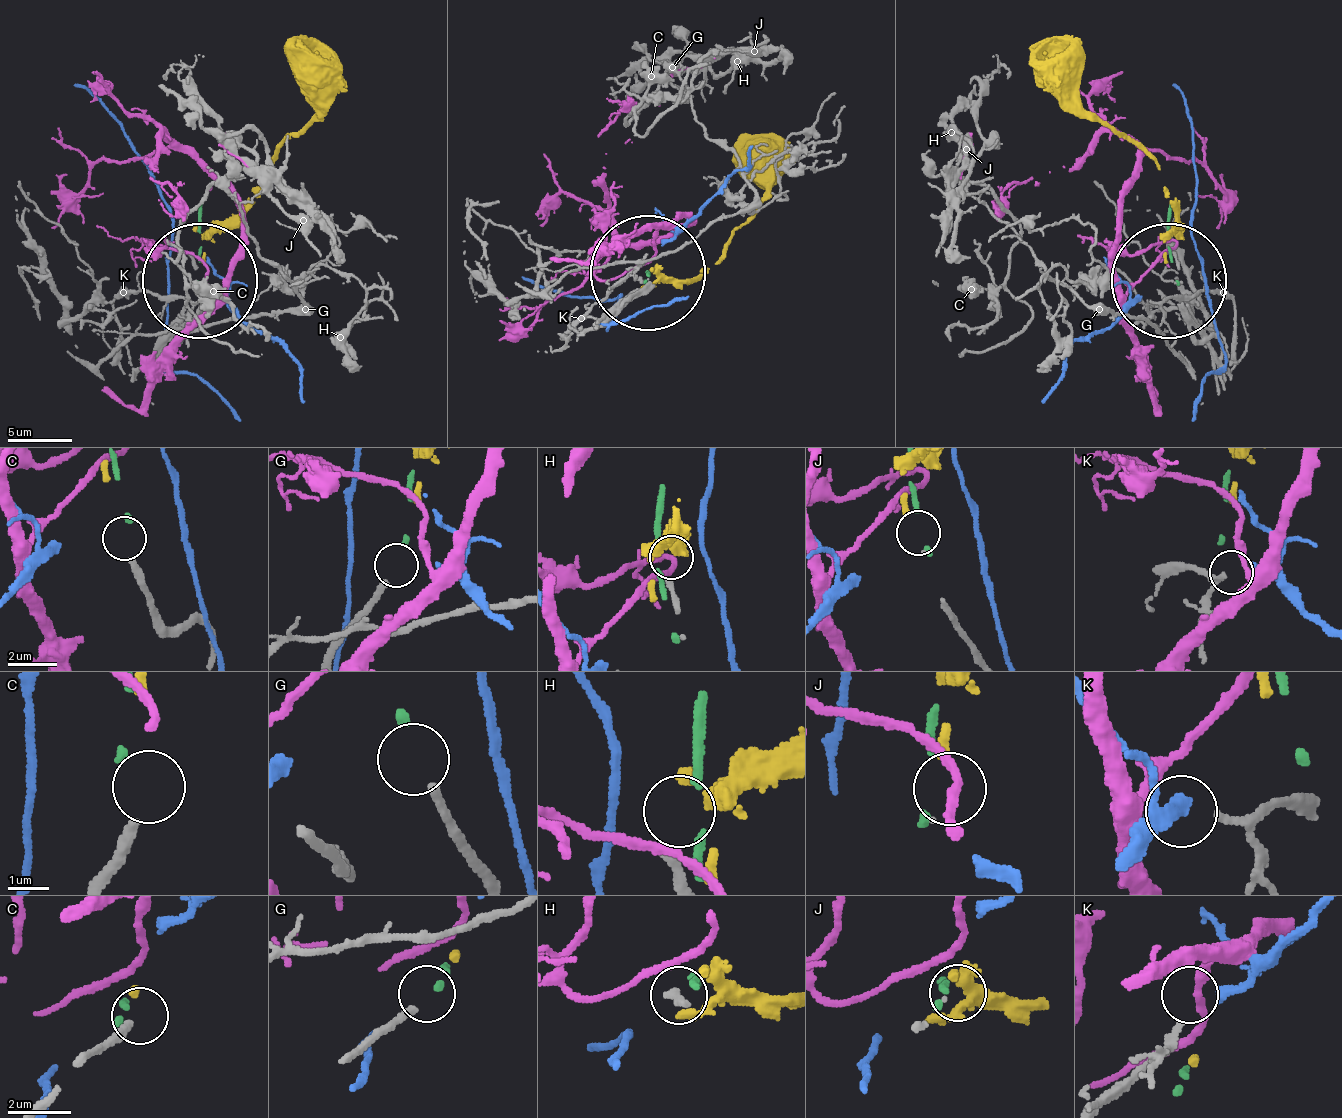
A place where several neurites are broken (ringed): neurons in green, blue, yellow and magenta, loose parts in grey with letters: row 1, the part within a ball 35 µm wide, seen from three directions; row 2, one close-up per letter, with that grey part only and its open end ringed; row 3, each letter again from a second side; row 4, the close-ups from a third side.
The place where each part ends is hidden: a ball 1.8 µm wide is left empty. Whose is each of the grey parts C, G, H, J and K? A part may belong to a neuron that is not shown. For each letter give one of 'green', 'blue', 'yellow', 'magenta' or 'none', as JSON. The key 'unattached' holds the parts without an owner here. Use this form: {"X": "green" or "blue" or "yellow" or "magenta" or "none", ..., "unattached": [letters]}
{"C": "none", "G": "green", "H": "none", "J": "yellow", "K": "blue", "unattached": ["C", "H"]}

